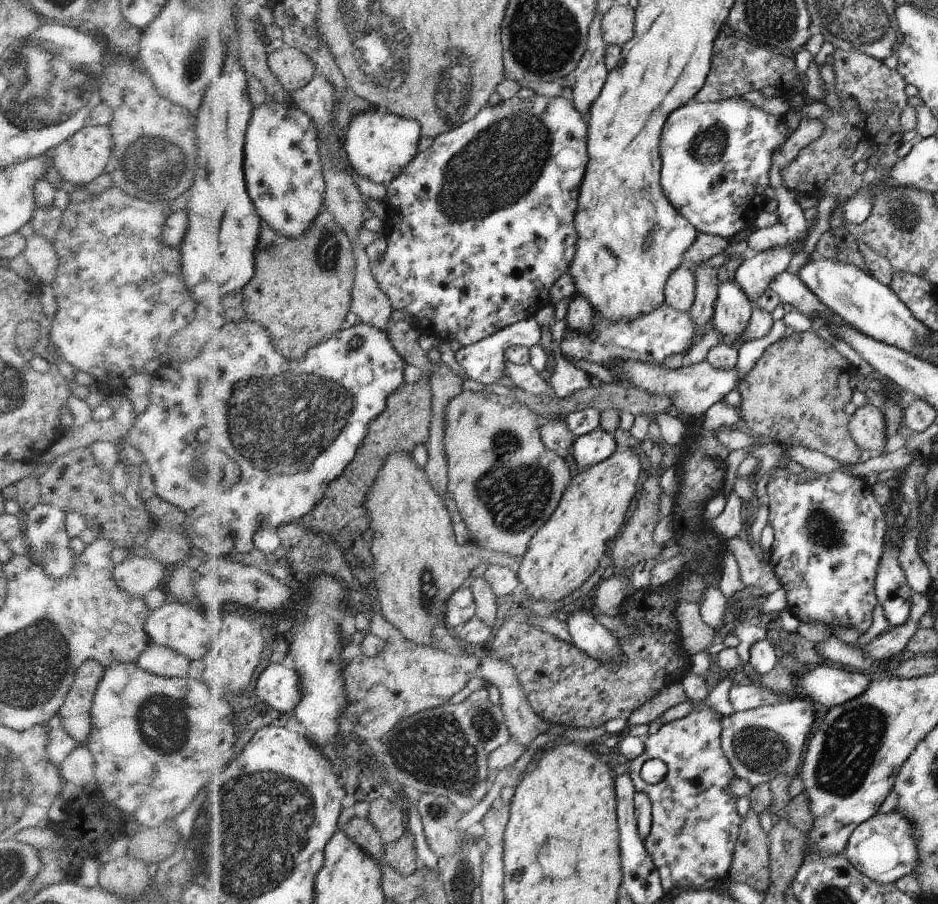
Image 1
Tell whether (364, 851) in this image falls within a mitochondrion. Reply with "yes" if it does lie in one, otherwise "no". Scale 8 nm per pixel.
no

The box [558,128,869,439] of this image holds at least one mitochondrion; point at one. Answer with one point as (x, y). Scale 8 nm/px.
(647, 243)

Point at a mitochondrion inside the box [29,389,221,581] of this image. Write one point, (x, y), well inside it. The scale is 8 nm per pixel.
(47, 541)

